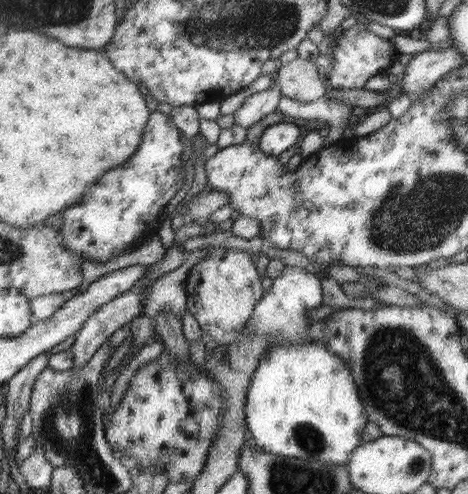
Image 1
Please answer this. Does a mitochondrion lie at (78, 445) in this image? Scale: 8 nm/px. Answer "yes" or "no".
yes

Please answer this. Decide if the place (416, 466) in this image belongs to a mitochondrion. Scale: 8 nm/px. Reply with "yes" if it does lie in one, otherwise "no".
yes

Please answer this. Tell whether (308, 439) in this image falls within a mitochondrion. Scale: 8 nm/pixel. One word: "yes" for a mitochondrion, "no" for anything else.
yes

